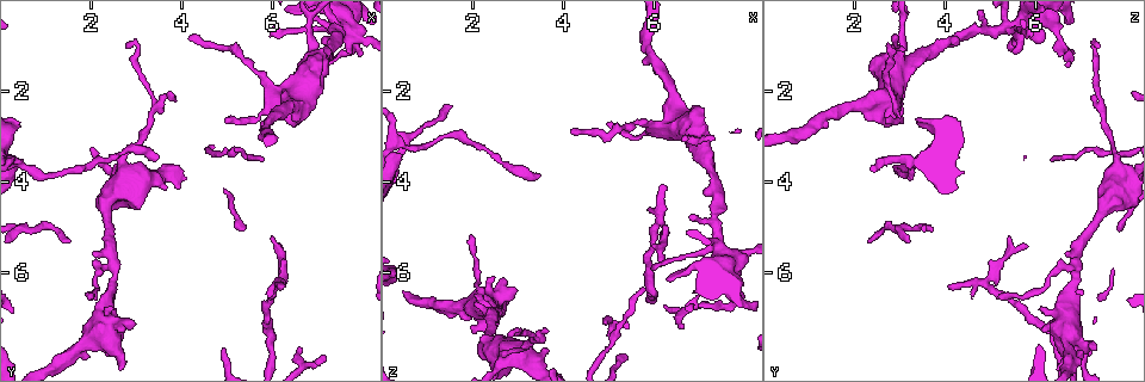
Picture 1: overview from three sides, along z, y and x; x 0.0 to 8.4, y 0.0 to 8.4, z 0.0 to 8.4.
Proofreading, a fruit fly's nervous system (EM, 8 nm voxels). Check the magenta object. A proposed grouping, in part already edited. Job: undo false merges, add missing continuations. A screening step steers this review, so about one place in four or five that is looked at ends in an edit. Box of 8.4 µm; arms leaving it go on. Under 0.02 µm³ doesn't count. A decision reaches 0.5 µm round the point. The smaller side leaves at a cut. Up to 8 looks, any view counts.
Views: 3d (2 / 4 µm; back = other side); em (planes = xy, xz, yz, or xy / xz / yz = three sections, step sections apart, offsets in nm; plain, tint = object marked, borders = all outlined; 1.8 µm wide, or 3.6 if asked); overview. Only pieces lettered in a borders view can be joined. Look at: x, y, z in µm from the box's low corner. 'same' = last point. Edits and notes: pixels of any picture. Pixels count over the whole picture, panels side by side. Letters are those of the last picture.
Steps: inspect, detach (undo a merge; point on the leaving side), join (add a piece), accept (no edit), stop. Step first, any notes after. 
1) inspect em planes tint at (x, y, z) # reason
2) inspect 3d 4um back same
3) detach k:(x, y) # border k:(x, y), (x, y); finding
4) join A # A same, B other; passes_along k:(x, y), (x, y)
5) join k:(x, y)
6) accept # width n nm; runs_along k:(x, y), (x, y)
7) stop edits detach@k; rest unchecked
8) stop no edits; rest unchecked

inspect 3d 4um at (6.10, 5.40, 5.80) # thin end

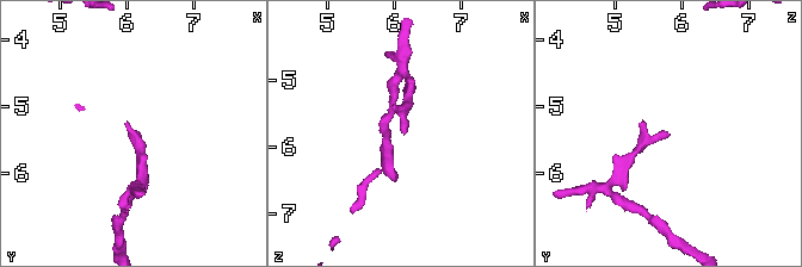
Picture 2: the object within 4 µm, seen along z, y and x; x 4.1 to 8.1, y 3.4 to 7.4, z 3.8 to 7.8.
inspect em planes borders at (6.10, 5.40, 5.80)

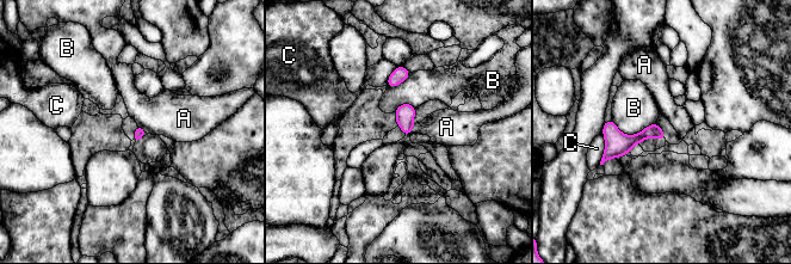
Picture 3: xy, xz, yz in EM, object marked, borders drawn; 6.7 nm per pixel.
accept # A other, B other, C other; none of them fits

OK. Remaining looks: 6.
inspect em xz step 8 tint at (2.50, 5.90, 6.90) # branch point

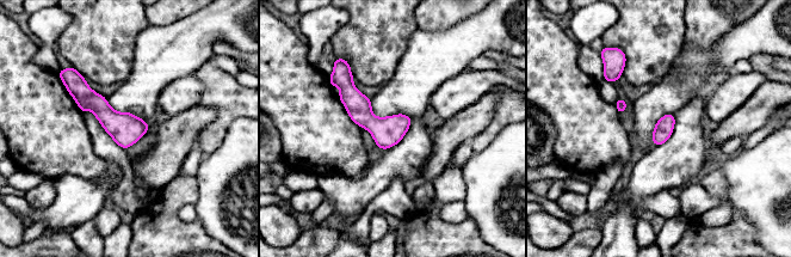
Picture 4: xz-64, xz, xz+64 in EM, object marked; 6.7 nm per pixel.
inspect em xz step 8 borders same # see the neighbours

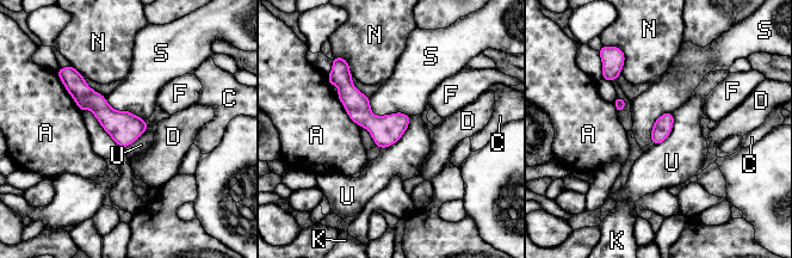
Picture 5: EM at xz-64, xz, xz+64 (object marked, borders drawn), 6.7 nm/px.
accept # width 130 nm; A other, C other, D other, F other, K other, N other, S other, U other; border 5:(410, 116), (404, 133), (382, 148); all the same neuron

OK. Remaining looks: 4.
inspect em 3.6um planes borders at (6.55, 2.05, 2.80) # four or more arms meet

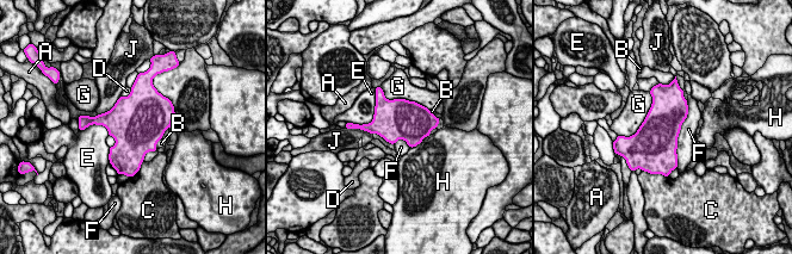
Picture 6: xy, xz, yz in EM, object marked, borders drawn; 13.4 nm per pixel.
accept # longest_contact F 850 nm; A other, B other, C other, D other, E other, F other, G other, H other, J other; border 6:(687, 103), (676, 163); one neuron here

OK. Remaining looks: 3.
stop no edits; rest unchecked

